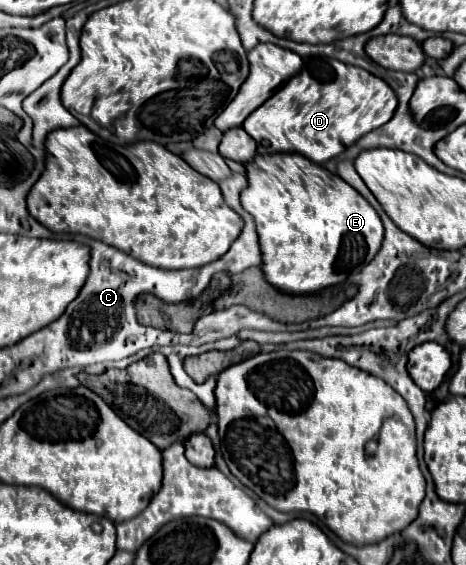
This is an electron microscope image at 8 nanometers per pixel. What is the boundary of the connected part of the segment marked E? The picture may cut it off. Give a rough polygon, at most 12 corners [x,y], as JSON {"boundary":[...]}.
{"boundary":[[301,154],[255,156],[241,206],[265,280],[343,284],[383,242],[373,206]]}

